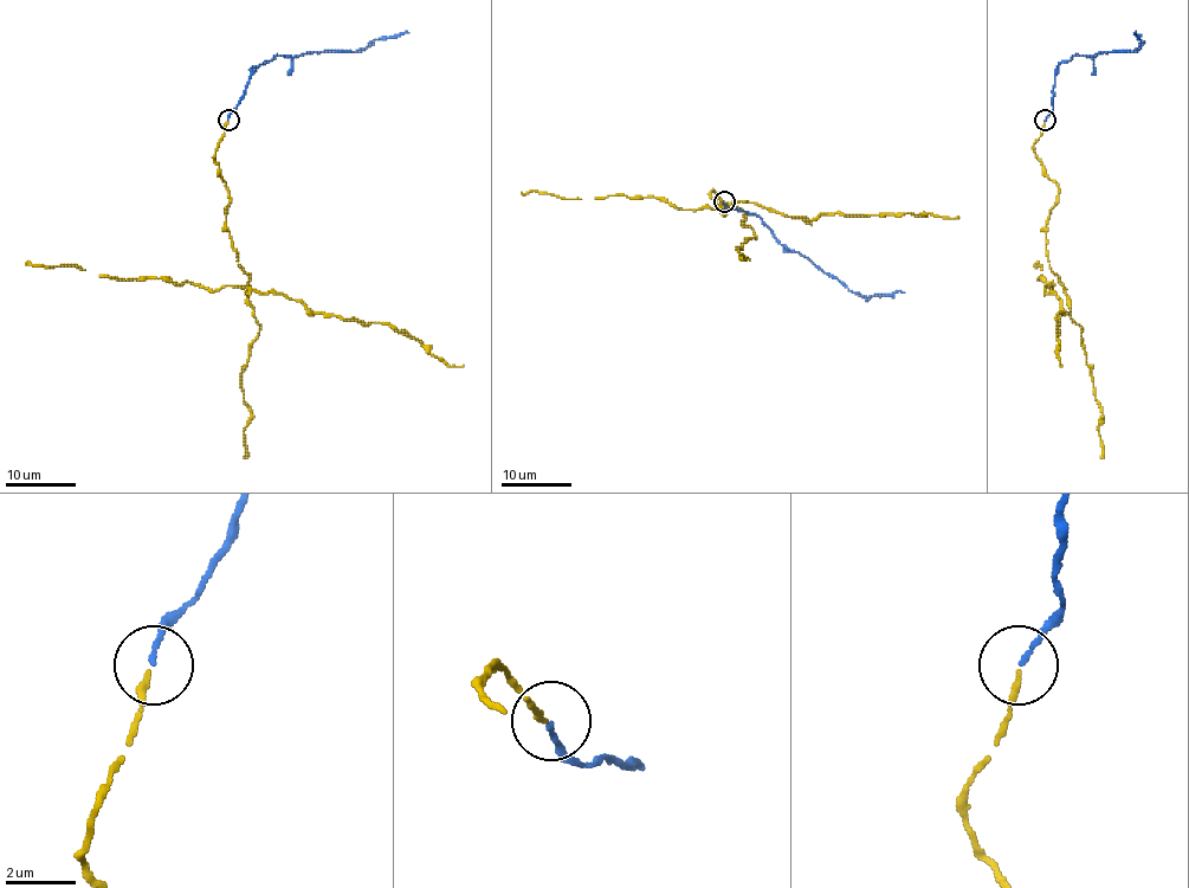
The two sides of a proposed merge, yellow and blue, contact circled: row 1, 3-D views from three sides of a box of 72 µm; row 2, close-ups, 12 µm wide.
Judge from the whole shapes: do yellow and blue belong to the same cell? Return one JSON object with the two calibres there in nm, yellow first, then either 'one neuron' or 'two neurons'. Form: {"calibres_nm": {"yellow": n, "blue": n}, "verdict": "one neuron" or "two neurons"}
{"calibres_nm": {"yellow": 170, "blue": 140}, "verdict": "one neuron"}

